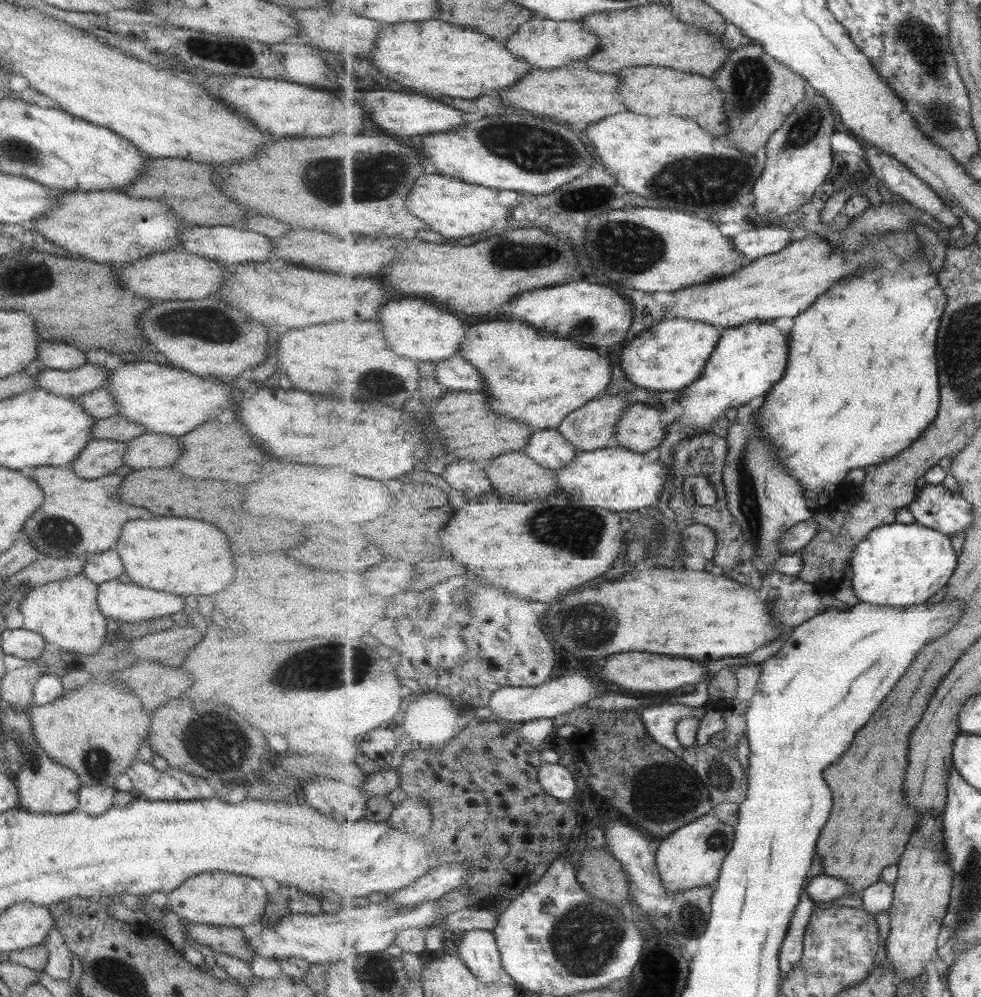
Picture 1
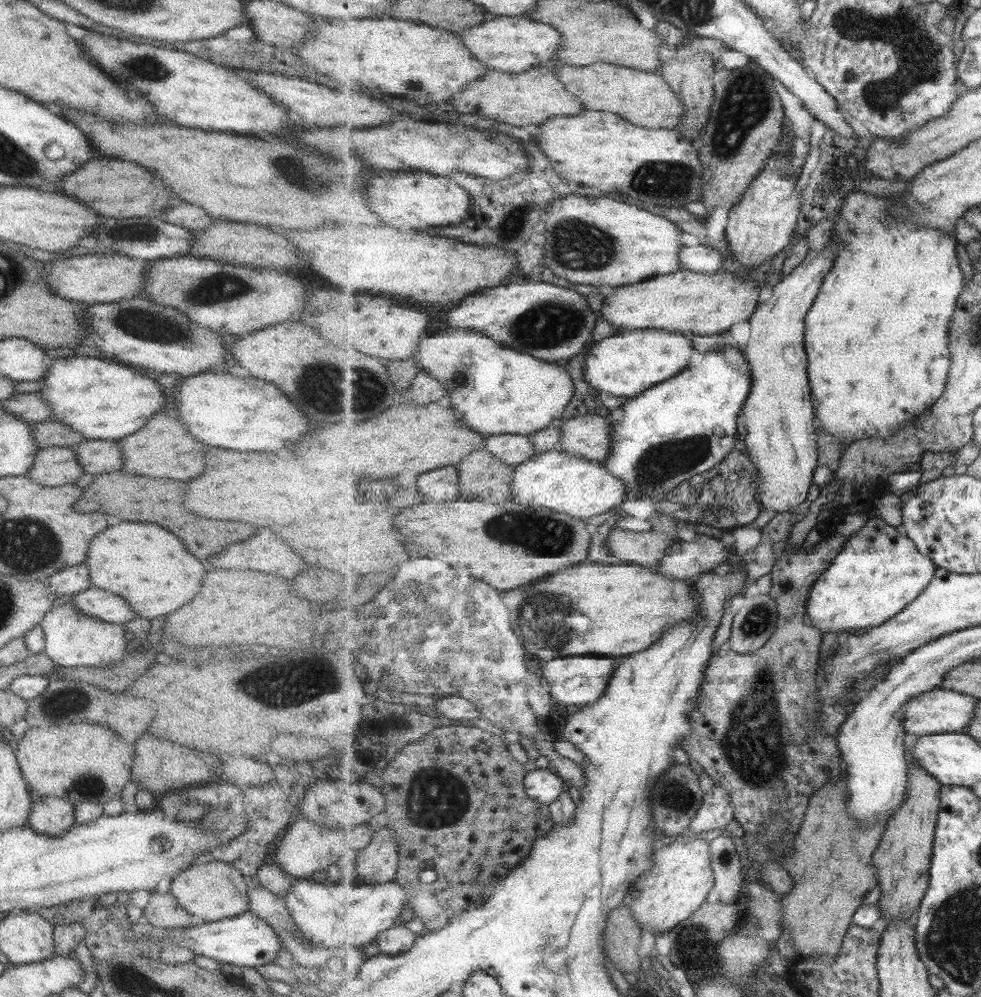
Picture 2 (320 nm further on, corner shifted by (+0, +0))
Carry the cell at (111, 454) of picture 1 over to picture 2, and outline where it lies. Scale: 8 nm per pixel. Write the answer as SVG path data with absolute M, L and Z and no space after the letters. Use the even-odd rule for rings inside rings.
M45 447L35 451L25 478L41 486L61 486L75 482L82 470L71 447Z

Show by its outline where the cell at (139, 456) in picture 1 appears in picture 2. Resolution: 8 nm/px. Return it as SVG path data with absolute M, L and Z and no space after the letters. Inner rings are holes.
M83 439L71 446L71 449L83 473L98 475L122 467L122 458L119 449L116 448L116 441Z

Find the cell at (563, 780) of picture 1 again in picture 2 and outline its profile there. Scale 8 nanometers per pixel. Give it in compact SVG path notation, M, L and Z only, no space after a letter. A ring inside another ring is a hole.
M553 768L536 769L525 778L526 793L535 802L543 805L553 805L554 802L565 791L565 782Z

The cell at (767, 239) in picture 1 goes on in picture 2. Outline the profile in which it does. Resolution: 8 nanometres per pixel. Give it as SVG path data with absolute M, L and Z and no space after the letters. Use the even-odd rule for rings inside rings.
M680 232L682 245L679 251L681 263L684 270L691 270L695 273L715 274L721 268L725 260L725 252L711 248L701 242L700 236Z

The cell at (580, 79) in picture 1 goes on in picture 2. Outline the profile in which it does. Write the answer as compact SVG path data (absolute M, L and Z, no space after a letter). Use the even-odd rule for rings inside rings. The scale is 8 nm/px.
M549 66L529 69L524 73L491 70L471 82L463 92L453 96L455 110L461 114L475 114L492 123L505 122L513 126L541 124L551 116L575 116L583 112L583 103L559 82L554 68Z

